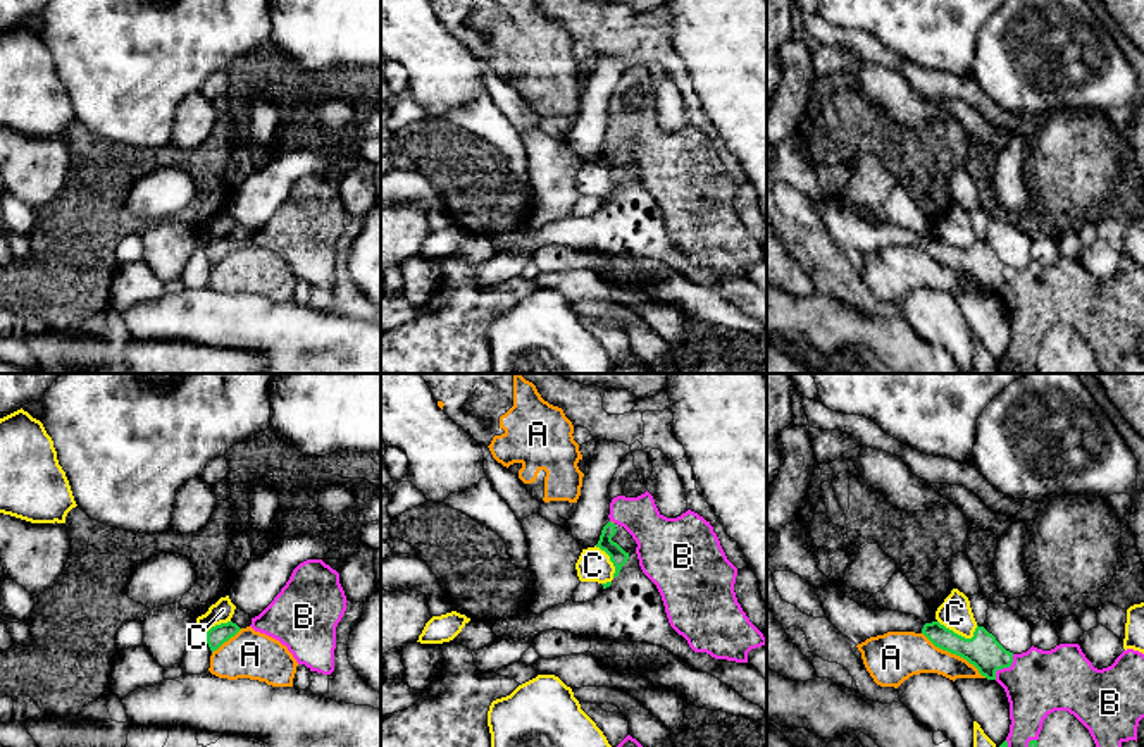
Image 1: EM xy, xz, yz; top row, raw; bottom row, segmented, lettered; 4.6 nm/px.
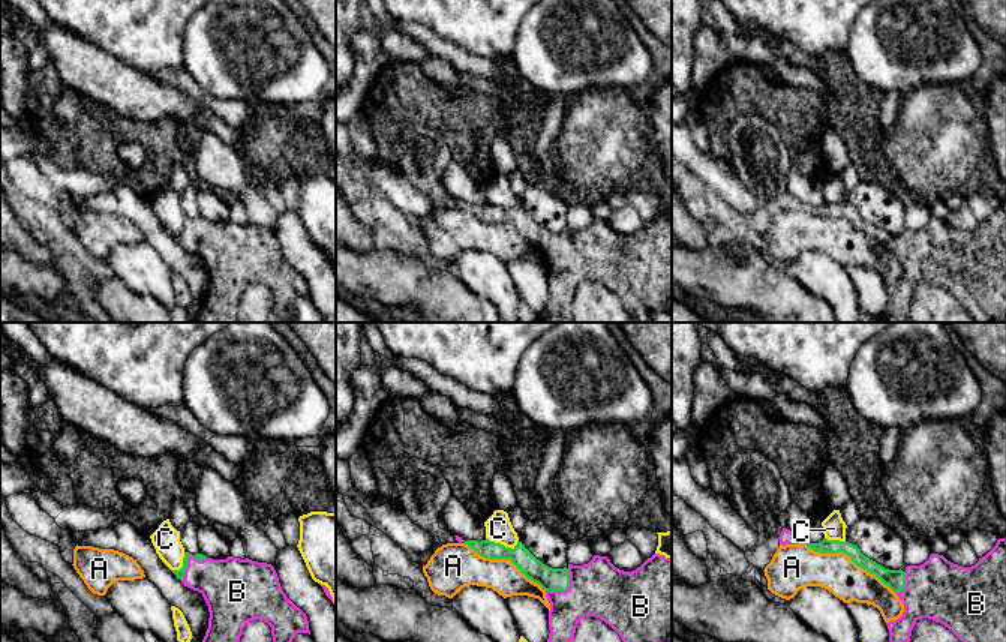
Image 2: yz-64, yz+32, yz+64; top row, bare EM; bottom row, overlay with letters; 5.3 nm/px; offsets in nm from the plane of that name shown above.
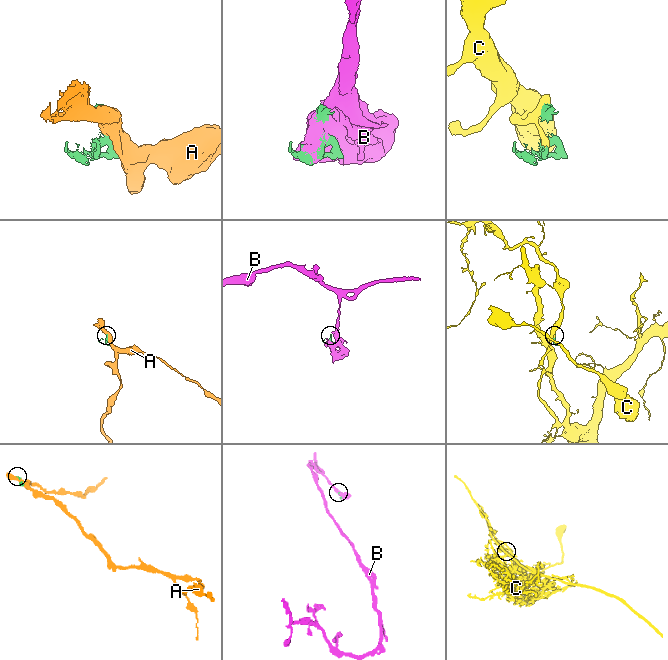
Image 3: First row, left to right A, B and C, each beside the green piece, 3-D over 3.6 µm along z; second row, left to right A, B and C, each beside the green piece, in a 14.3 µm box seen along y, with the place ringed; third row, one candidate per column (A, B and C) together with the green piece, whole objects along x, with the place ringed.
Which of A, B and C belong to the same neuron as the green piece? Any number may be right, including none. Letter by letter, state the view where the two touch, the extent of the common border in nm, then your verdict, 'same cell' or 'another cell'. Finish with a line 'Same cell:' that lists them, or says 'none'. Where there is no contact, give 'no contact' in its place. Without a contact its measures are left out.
A: yz | 360 nm | another cell
B: yz | 150 nm | same cell
C: yz | 190 nm | another cell
Same cell: B

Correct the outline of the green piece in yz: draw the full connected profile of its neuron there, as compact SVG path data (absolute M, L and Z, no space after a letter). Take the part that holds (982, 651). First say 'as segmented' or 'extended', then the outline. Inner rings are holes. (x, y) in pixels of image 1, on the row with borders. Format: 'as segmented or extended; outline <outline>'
extended; outline M939 621L925 623L922 633L939 649L973 664L982 676L996 680L1010 702L1010 733L999 747L1037 747L1044 719L1054 711L1068 711L1091 733L1096 747L1122 747L1137 742L1137 726L1144 718L1144 654L1123 651L1111 666L1097 670L1079 644L1060 644L1051 651L1030 647L1027 652L1006 651L984 627L965 639Z

